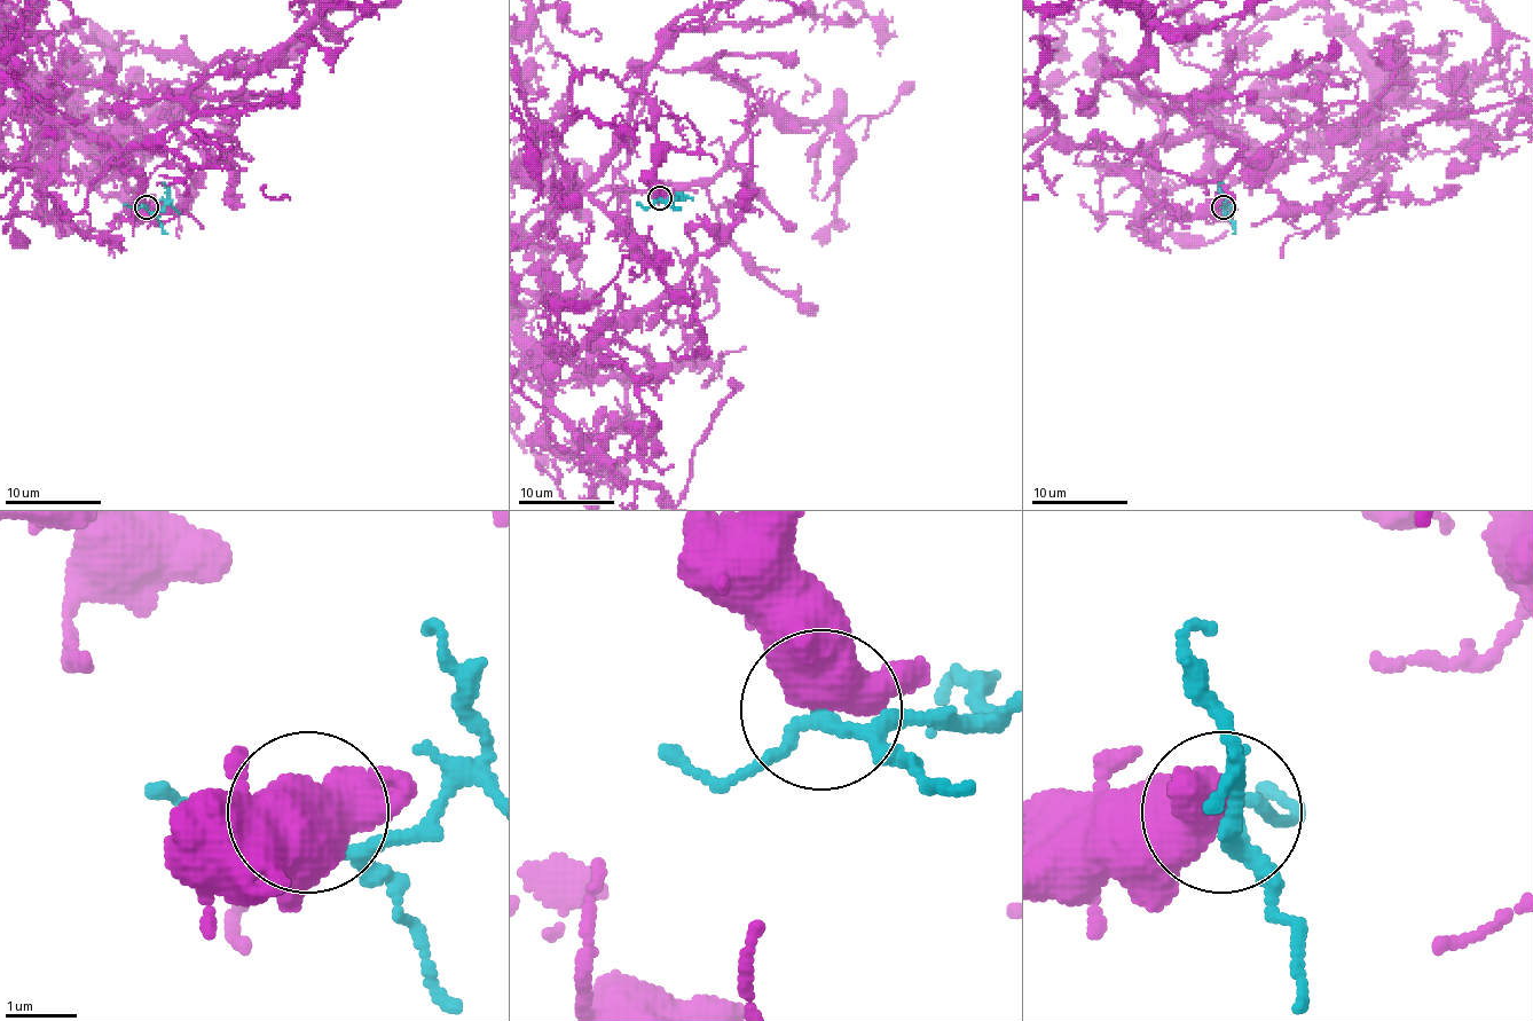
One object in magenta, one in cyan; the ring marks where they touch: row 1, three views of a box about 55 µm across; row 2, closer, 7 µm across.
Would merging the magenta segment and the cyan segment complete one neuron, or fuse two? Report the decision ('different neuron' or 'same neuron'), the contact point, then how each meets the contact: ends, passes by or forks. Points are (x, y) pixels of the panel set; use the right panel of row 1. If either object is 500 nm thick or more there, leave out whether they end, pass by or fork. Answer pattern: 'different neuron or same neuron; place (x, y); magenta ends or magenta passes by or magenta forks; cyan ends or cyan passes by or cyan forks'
same neuron; place (1224, 207)

